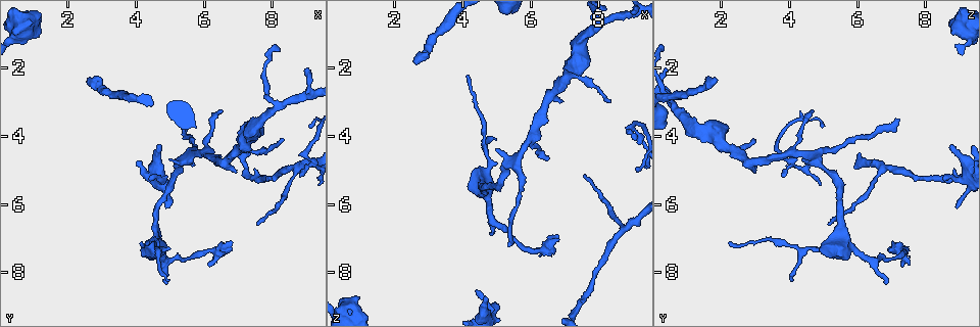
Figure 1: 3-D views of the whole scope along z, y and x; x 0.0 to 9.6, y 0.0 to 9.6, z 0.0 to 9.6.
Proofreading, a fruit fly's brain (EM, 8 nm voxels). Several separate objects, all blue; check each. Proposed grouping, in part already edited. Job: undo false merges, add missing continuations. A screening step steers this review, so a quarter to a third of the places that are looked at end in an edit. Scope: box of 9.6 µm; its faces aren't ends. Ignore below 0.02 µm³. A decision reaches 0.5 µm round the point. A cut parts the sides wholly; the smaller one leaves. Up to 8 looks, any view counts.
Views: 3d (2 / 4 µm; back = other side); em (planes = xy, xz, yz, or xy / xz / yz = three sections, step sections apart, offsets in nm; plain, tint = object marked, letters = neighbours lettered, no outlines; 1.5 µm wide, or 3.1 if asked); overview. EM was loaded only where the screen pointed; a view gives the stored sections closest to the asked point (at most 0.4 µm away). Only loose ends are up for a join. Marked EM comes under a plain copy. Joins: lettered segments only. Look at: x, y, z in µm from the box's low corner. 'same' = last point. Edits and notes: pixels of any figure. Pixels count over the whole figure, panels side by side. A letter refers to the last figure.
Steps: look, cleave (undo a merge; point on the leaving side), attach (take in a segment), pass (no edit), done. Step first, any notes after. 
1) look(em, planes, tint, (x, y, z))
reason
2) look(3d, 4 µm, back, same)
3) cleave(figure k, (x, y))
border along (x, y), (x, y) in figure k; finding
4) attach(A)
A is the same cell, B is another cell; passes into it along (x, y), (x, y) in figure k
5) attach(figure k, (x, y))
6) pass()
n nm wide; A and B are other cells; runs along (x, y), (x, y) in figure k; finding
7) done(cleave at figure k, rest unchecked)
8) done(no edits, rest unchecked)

look(em, xy, step 8, letters, (4.95, 8.35, 6.80))
an open end

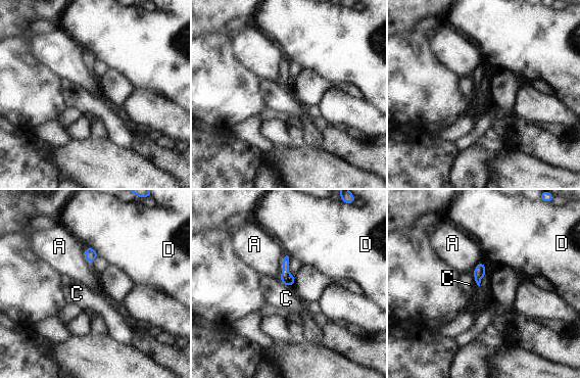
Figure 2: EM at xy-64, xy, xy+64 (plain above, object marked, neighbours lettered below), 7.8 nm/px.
pass()
A, C and D are other cells; border along (285, 251), (278, 277) in figure 2; no lettered segment goes on from it

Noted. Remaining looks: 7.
look(3d, 2 µm, (6.85, 7.10, 7.05))
branch stops here

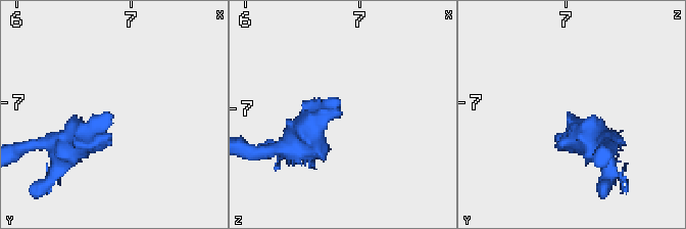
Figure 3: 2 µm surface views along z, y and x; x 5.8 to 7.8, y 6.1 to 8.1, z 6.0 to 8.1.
look(em, yz, step 4, letters, (6.84, 7.12, 7.02))

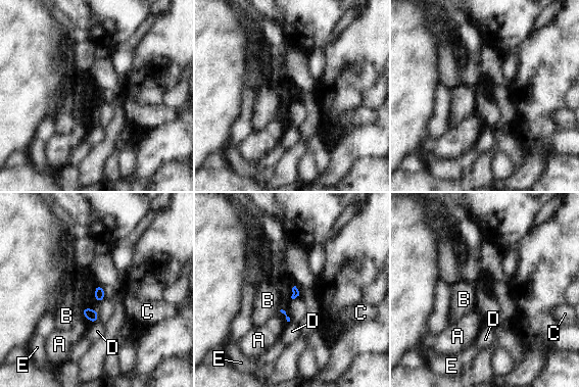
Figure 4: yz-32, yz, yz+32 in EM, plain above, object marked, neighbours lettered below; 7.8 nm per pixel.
pass()
A, B, C, D and E are other cells; border along (85, 306), (80, 312) in figure 4; none of them fits

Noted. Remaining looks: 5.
look(3d, 2 µm, (4.60, 4.30, 8.70))
branch stops here

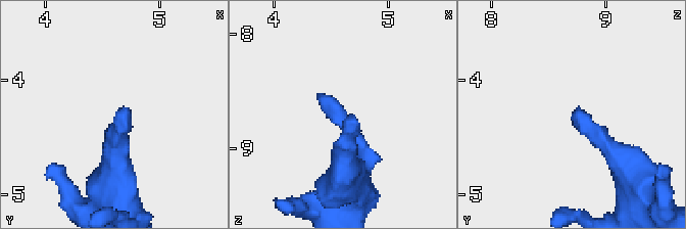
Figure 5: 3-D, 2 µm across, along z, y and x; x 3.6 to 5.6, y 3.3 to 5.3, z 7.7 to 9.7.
look(em, xy, step 4, tint, (4.62, 4.24, 8.76))

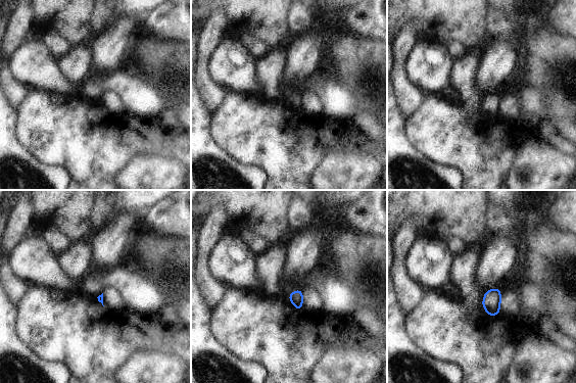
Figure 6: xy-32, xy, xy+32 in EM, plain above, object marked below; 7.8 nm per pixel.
look(em, planes, letters, same)
another direction

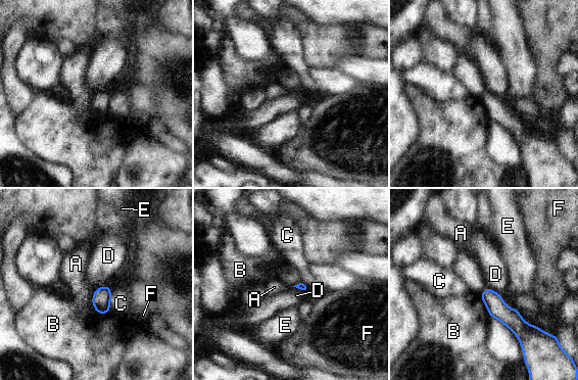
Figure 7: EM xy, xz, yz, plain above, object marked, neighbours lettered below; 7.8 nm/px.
pass()
A, B, C, D, E and F are other cells; runs along (483, 295), (520, 327), (532, 327) in figure 7; no lettered segment goes on from it

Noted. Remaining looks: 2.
done(no edits, rest unchecked)

